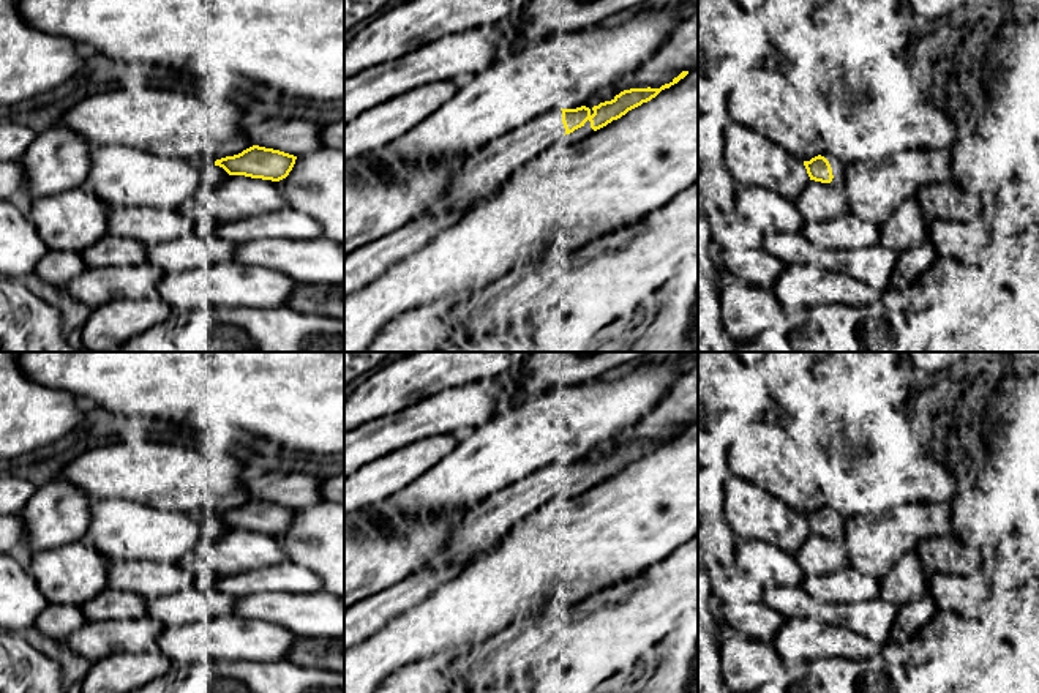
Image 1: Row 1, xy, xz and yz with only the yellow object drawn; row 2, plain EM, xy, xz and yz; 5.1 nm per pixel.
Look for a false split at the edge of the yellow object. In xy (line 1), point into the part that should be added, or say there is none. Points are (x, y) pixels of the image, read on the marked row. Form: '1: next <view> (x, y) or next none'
1: next none

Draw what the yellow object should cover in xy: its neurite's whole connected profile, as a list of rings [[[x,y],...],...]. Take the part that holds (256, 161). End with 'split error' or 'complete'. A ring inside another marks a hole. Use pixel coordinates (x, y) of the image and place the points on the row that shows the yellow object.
[[[253,145],[238,155],[216,159],[215,166],[223,167],[229,175],[279,182],[289,175],[295,159],[294,155]]]; complete

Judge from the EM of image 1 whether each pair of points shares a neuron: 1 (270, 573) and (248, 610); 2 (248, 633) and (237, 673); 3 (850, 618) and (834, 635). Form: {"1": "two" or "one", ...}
{"1": "two", "2": "two", "3": "two"}

